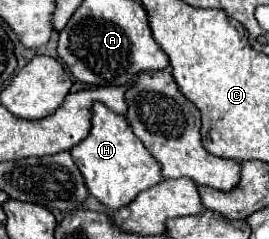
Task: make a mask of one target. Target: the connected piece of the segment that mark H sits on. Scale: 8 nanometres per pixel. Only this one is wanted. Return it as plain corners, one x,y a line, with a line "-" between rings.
97,102
91,118
91,132
87,140
71,148
75,166
81,170
89,192
111,212
131,204
135,196
163,180
161,164
149,154
141,140
131,132
125,116
115,114
105,104

